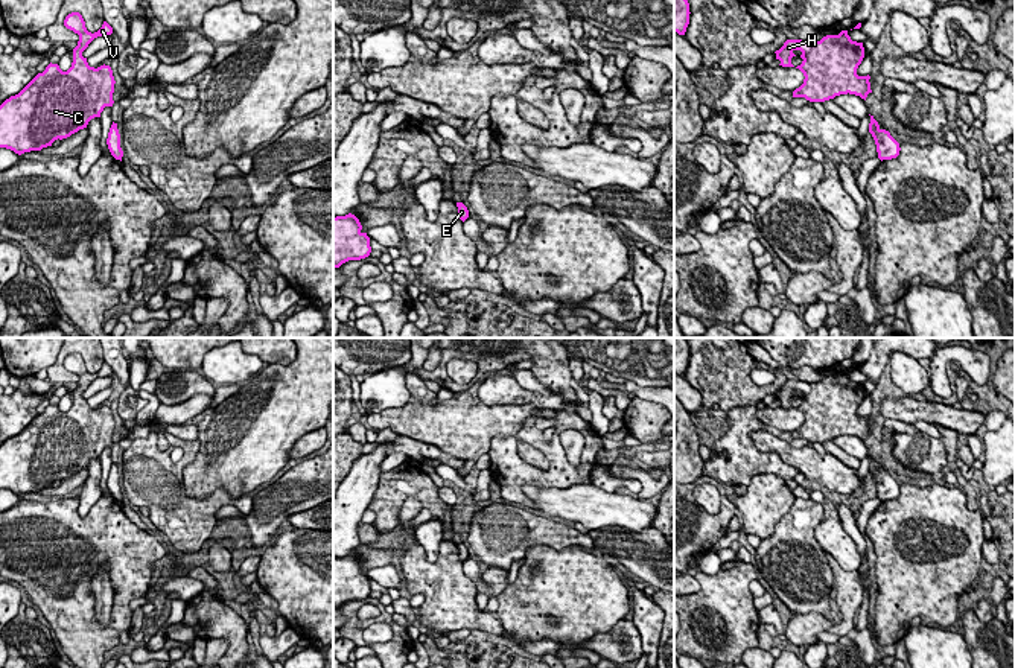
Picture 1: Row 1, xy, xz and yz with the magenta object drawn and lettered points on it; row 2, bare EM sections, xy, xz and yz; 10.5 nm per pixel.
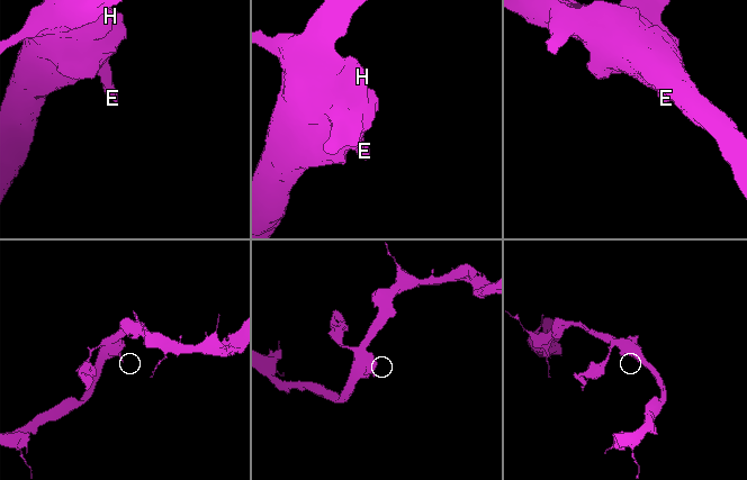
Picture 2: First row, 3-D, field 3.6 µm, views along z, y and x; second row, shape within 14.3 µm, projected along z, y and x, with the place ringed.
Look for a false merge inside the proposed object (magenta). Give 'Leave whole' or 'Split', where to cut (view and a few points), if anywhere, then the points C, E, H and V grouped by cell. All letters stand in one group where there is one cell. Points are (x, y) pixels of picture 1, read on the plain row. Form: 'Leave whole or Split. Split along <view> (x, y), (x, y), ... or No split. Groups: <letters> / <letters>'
Leave whole. No split. Groups: C E H V

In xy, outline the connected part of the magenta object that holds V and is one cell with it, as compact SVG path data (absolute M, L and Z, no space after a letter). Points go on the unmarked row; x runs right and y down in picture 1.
M79 353L65 358L64 367L79 376L73 390L73 403L67 412L58 405L49 405L38 414L18 435L11 437L0 446L0 488L6 488L21 496L30 491L41 491L52 487L55 481L62 481L87 469L88 463L100 458L105 447L113 447L114 417L110 406L90 408L82 393L97 379L113 374L113 368L103 362L102 368L91 374Z

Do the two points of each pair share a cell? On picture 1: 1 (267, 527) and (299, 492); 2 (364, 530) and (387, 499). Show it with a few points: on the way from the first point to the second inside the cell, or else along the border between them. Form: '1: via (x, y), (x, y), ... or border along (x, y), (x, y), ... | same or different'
1: via (273, 518), (289, 501) | same
2: border along (372, 524), (381, 533) | different

